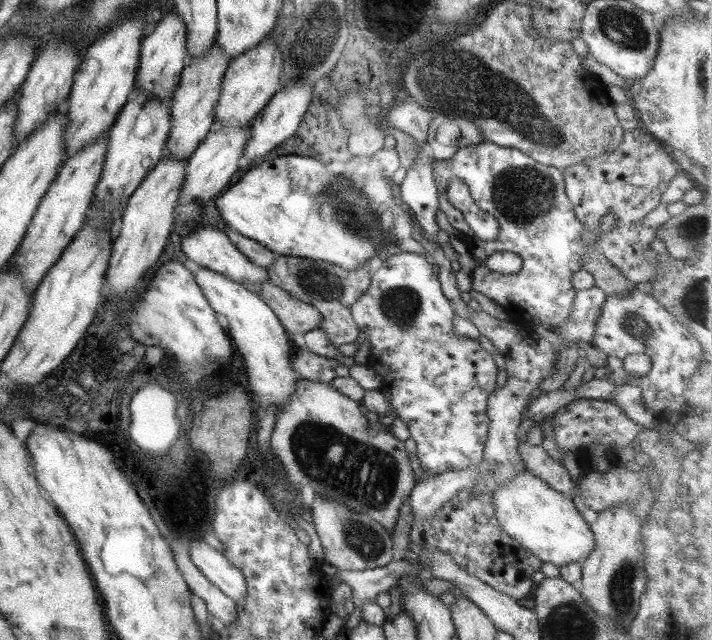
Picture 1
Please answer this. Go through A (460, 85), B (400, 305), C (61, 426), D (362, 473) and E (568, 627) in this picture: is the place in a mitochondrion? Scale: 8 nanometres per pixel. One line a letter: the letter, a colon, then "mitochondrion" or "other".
A: mitochondrion
B: mitochondrion
C: other
D: mitochondrion
E: mitochondrion

